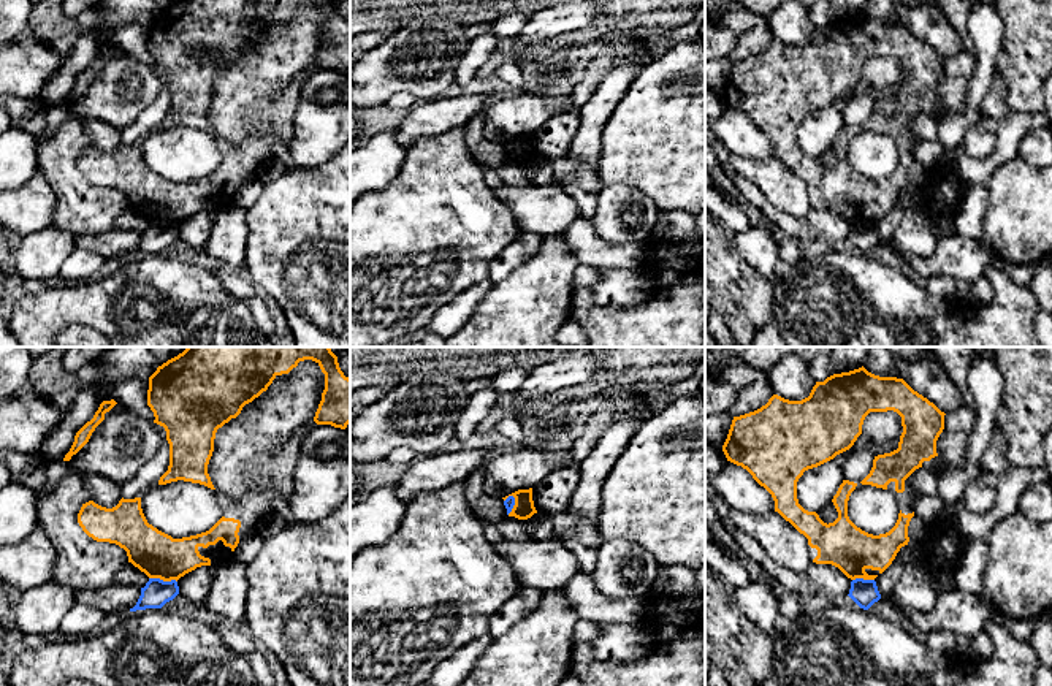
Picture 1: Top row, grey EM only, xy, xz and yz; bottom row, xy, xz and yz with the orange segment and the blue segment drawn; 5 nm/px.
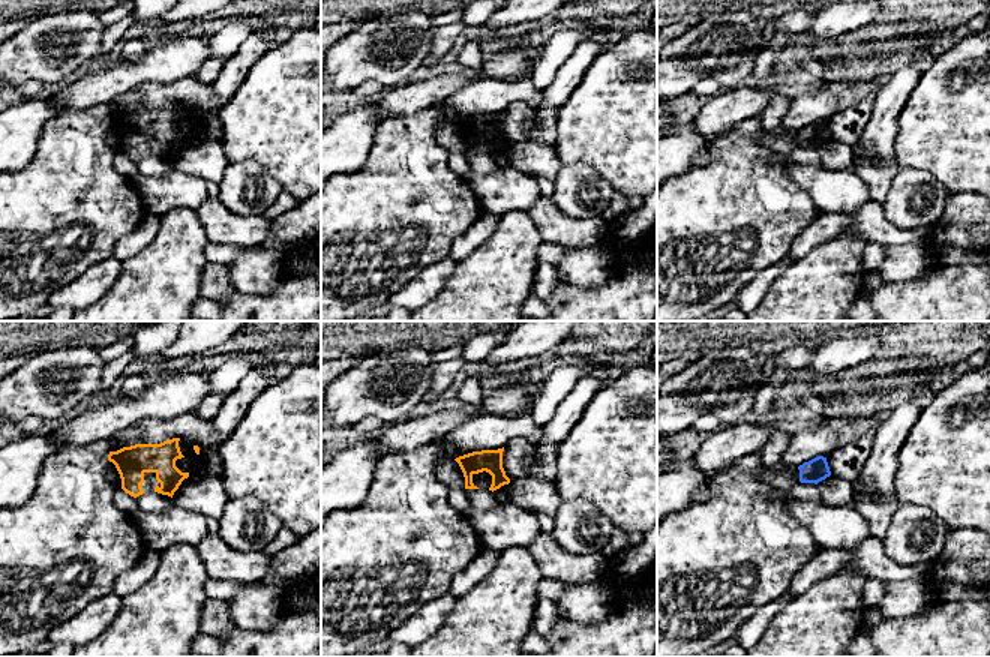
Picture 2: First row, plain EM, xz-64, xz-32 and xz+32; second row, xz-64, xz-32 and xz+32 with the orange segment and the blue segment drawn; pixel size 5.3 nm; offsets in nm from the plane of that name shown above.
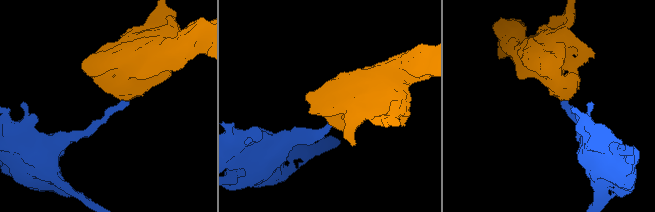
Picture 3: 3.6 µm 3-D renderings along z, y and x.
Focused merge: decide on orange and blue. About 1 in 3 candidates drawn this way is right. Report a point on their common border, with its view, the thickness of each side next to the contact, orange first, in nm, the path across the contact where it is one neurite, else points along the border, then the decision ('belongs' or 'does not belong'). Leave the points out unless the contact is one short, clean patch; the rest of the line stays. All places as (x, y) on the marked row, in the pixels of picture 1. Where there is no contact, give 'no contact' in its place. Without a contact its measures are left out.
meets orange in xy at (163, 580); 220 nm thick on the orange side, 140 nm on the other; does not belong

